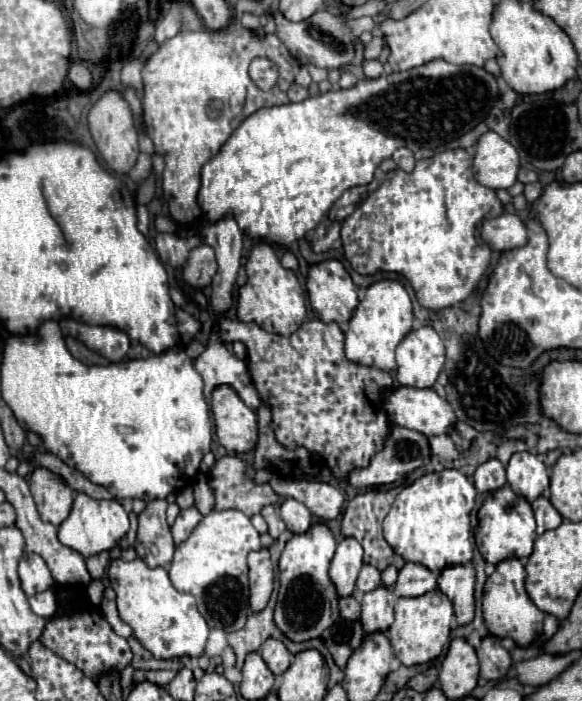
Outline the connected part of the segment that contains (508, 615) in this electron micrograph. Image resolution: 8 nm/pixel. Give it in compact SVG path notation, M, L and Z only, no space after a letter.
M520 559L502 561L500 565L496 565L496 571L488 577L484 585L484 601L482 601L488 633L500 639L510 637L520 647L532 645L542 635L542 621L544 621L544 613L536 609L536 605L530 601L524 589L524 577L526 571Z

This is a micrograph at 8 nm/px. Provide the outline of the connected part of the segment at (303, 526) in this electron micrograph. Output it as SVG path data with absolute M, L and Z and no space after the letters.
M284 499L280 505L280 515L292 533L306 533L312 525L312 515L308 507L296 499Z

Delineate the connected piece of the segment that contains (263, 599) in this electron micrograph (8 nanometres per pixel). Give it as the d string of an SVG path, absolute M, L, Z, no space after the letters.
M262 549L260 553L250 553L248 567L250 567L250 609L252 613L258 613L266 607L274 585L274 569L268 549Z

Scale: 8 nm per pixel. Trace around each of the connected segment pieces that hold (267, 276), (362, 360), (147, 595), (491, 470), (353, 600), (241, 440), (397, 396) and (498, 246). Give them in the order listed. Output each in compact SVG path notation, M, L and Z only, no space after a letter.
M268 243L254 245L246 263L248 283L238 289L238 319L242 323L256 323L268 333L290 337L306 319L304 291L296 275L280 265L274 249Z
M378 281L366 289L364 301L356 307L346 333L346 357L348 361L364 367L376 367L386 373L396 369L394 351L400 341L414 329L412 301L408 291L398 281Z
M114 559L108 569L110 585L116 591L116 603L120 617L134 629L136 639L156 659L178 659L178 657L200 657L206 653L208 625L196 609L196 599L190 593L174 589L168 571L162 567L150 569L144 561L122 561Z
M490 459L482 465L478 465L476 473L474 473L474 485L478 489L478 493L492 493L500 487L506 485L506 469L500 461Z
M358 595L352 597L342 597L340 599L340 615L348 621L358 621L360 619L360 603Z
M220 385L212 393L210 401L214 421L216 421L216 435L220 445L228 453L248 453L258 443L258 425L256 413L242 403L236 391L228 385Z
M396 387L388 393L388 417L394 425L426 437L446 435L458 421L452 405L434 389Z
M502 213L494 219L486 219L480 229L480 237L486 245L496 251L516 249L526 243L526 229L524 221L518 215Z

